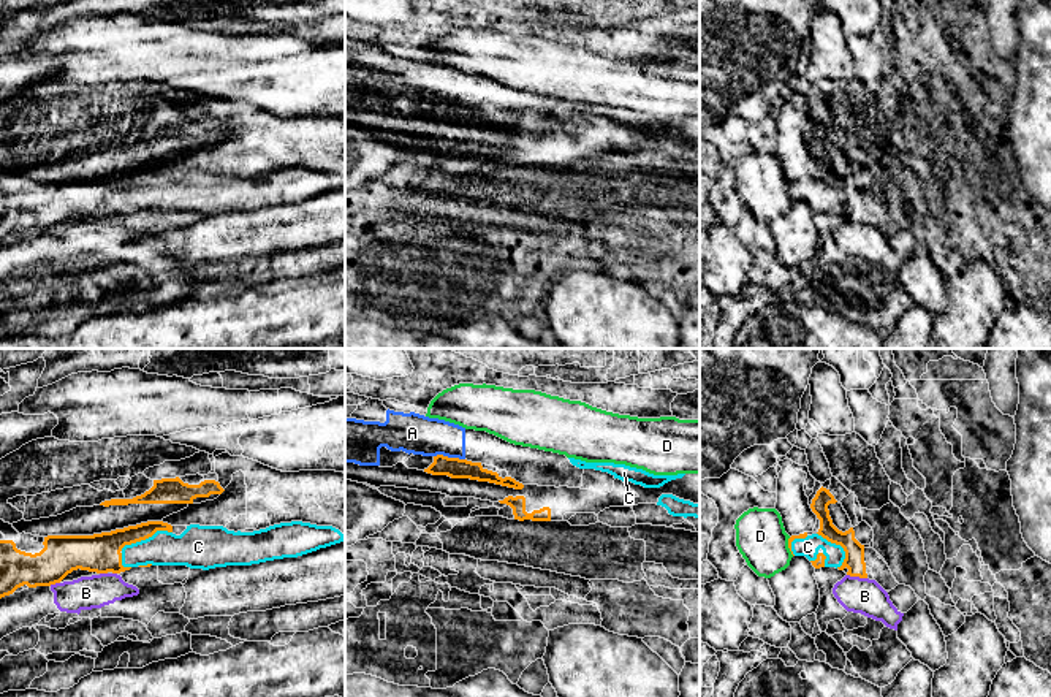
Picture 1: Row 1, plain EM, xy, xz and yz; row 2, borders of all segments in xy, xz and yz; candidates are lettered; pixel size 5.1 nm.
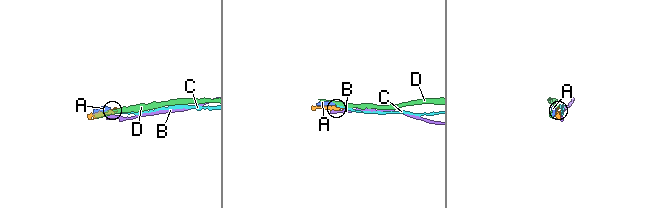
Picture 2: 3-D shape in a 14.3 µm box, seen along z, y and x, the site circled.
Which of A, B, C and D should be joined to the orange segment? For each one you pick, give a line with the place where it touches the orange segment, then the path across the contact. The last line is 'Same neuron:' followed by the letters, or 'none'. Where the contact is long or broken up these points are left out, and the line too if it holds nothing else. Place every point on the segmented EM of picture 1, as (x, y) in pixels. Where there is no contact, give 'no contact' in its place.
C: contact xy (146, 537)
Same neuron: C

